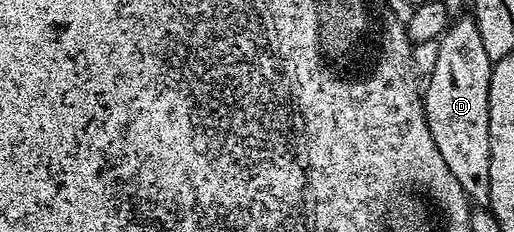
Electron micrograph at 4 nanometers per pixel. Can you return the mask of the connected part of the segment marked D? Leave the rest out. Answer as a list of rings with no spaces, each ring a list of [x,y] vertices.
[[[457,18],[440,36],[438,61],[434,73],[427,76],[422,98],[426,125],[442,161],[446,161],[469,200],[484,209],[490,197],[490,77],[494,60],[486,57],[475,18],[464,18]]]

